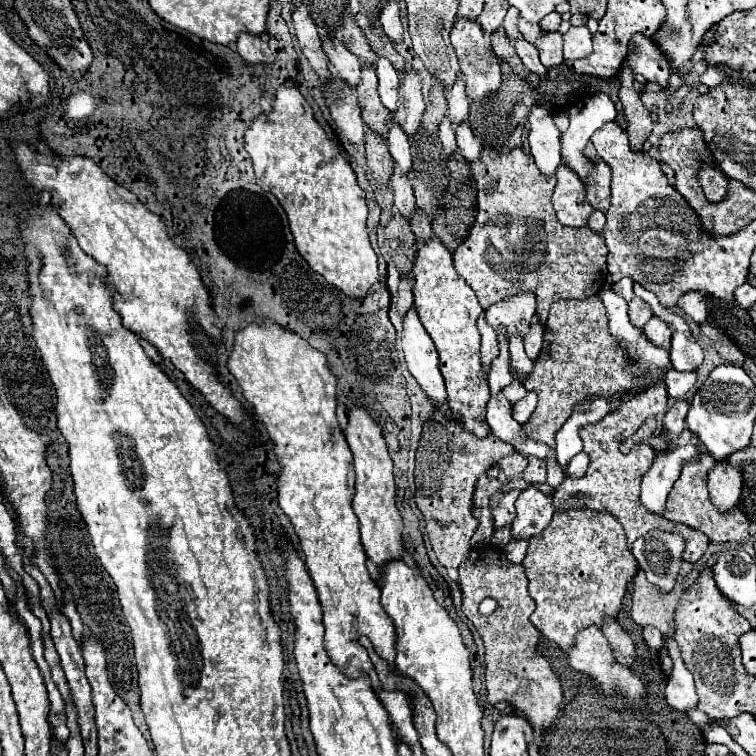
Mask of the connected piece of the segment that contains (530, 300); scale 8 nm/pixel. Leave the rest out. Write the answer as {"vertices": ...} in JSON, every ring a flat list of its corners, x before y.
{"vertices":[[526,292,488,308,486,322,496,332,504,330,508,340,512,338,512,332,520,332,520,338,524,338,530,332,530,318,534,314,536,314,536,298,530,292]]}

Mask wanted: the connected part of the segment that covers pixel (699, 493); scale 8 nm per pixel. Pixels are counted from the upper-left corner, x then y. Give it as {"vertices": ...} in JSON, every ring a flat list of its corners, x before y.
{"vertices":[[702,454,700,460,686,464,682,468,680,478,676,480,672,492,668,494,668,502,666,502,666,510,664,510,664,518,672,520,672,522,680,522,680,524,688,524,690,528,696,528,698,532,704,532,708,536,708,540,712,544,720,544,720,542,742,542,748,538,748,520,746,516,736,508,730,514,720,514,708,498,708,488,706,488,706,478,708,478,708,470,712,470,712,464,716,460,712,460,712,456]]}

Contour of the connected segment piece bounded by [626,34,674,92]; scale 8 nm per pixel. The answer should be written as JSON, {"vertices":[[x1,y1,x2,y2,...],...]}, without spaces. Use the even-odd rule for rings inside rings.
{"vertices":[[644,34,632,36,626,60,634,74,640,74,648,82,658,84,662,92,670,92,668,80,674,70,670,68,670,58,660,50,658,44,654,44,654,40,650,40]]}

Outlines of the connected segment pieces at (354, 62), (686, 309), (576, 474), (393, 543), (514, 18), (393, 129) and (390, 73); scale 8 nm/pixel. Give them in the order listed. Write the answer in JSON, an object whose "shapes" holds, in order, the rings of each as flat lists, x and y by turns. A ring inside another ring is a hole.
{"shapes":[[[322,38,322,48,334,66,334,72,350,86,356,88,362,80,362,62,338,38]],[[688,292,688,294,684,294,682,298,680,298,680,302,678,302,678,308,692,320,692,322,696,322,696,324,700,324,700,322,704,322,706,320,706,301,705,297,702,294,698,294,698,292]],[[586,452,576,454,576,456,570,460,568,468,566,468,566,476,568,476,568,478,582,478,582,476,586,474,586,470,588,470,588,464,590,464,590,456,588,456]],[[352,406,348,410,348,426,346,426,346,442,354,454,354,470,356,470,356,494,352,500,354,514,360,520,360,534,366,554,376,566,382,566,386,560,402,558,402,518,396,510,394,502,394,472,392,458,388,454,386,440,382,436,380,424,370,416,368,410,360,406]],[[508,8,508,14,504,18,504,34,508,36,508,40,514,44,516,40,522,38,520,30,518,30,518,18,520,18,520,12,516,8]],[[390,124,390,134,388,134,388,150,396,162,396,166,400,168,400,172,408,174,412,170,412,154,410,154,410,142,408,136,402,132,402,128,398,124]],[[378,58,376,64,376,74,378,74,378,94,382,104,396,112,396,104,398,104,398,88,400,88,400,78,398,72,392,68,392,64,386,58]]]}

